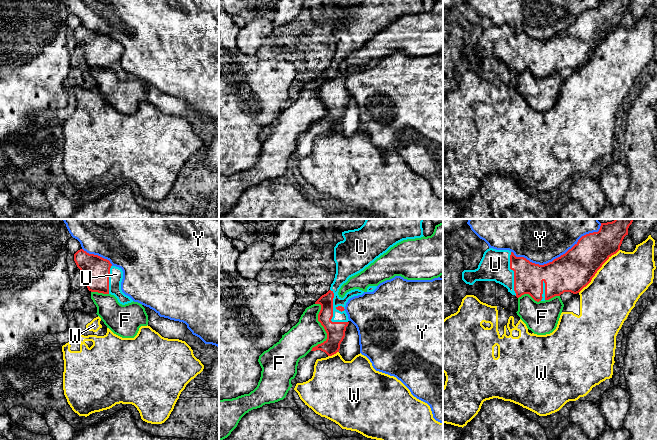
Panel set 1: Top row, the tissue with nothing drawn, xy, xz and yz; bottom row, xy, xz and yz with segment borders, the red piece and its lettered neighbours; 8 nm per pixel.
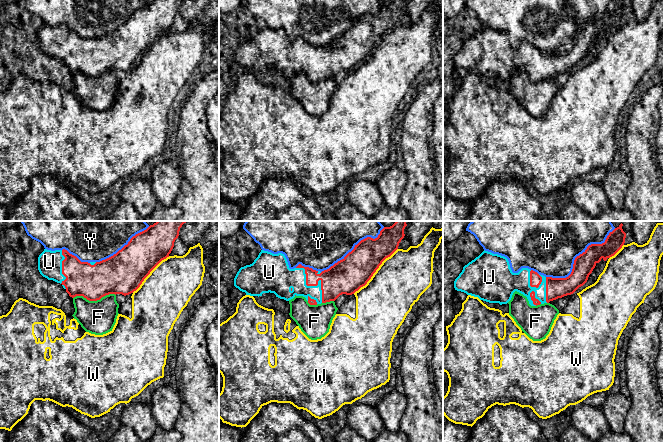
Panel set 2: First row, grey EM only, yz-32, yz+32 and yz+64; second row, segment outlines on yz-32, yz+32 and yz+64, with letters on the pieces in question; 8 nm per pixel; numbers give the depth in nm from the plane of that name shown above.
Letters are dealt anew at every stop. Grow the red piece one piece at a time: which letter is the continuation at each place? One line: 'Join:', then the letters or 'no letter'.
Join: U

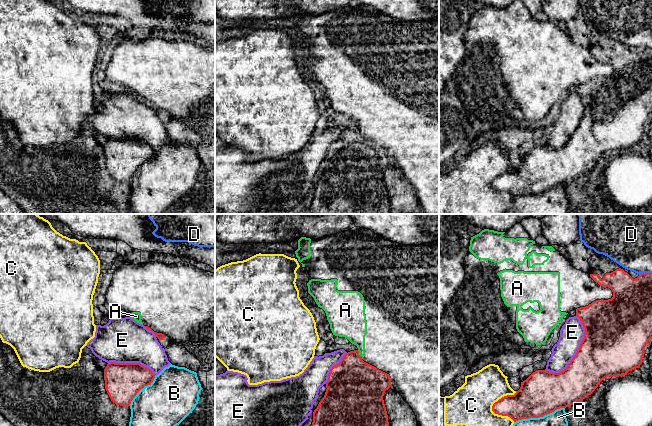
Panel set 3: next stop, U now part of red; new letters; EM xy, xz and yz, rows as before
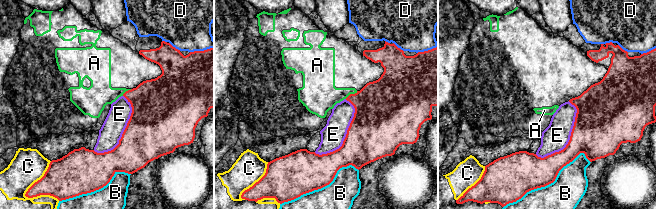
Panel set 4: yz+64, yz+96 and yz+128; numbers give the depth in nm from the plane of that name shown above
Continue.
Join: no letter

